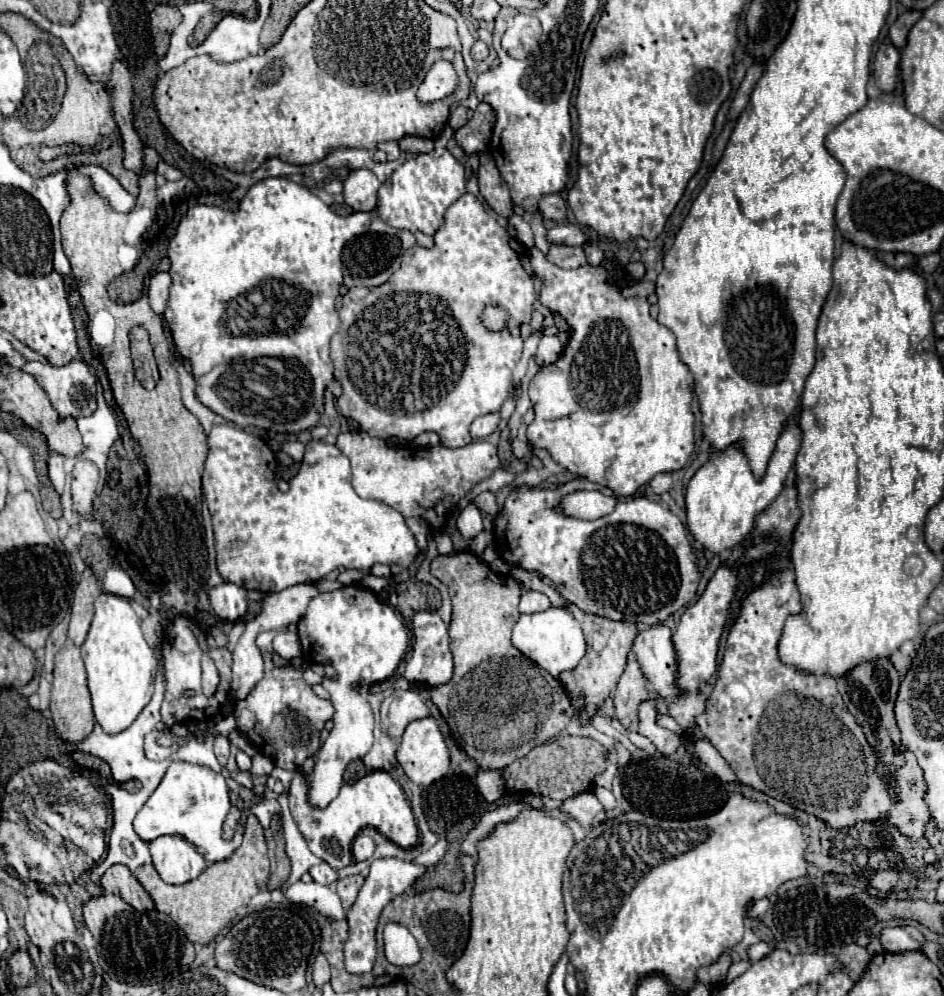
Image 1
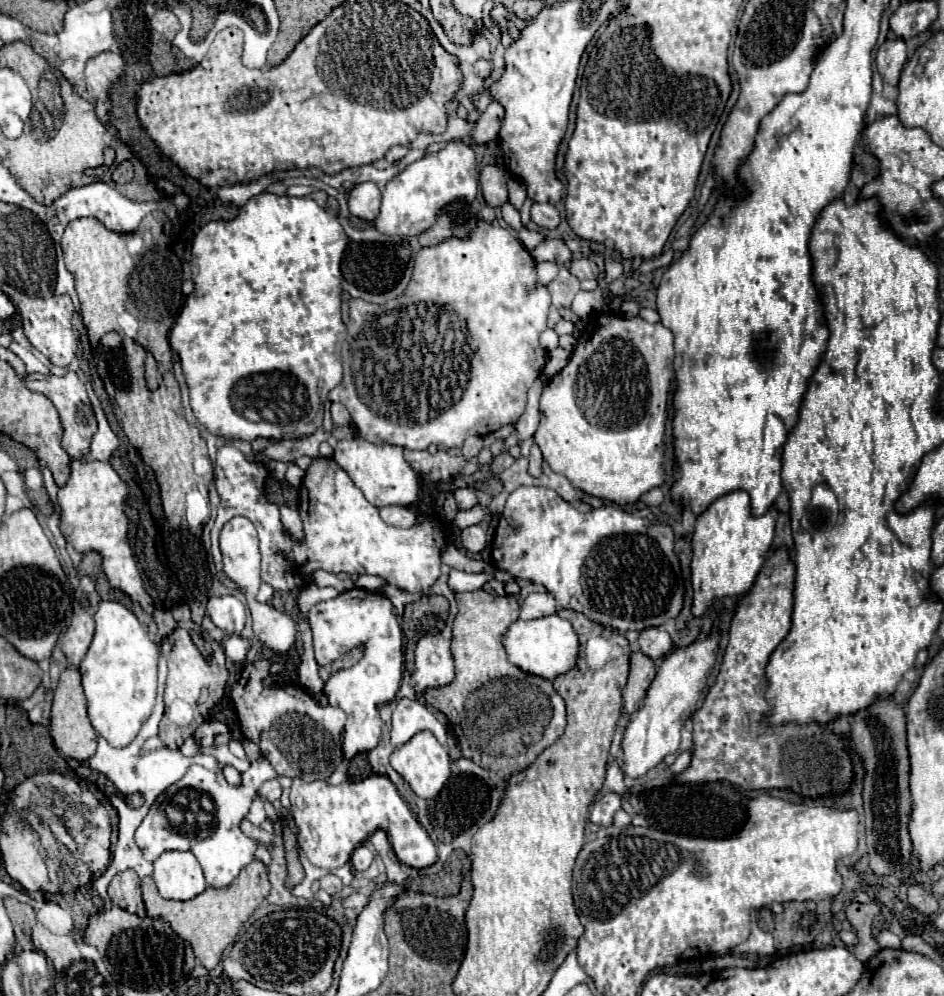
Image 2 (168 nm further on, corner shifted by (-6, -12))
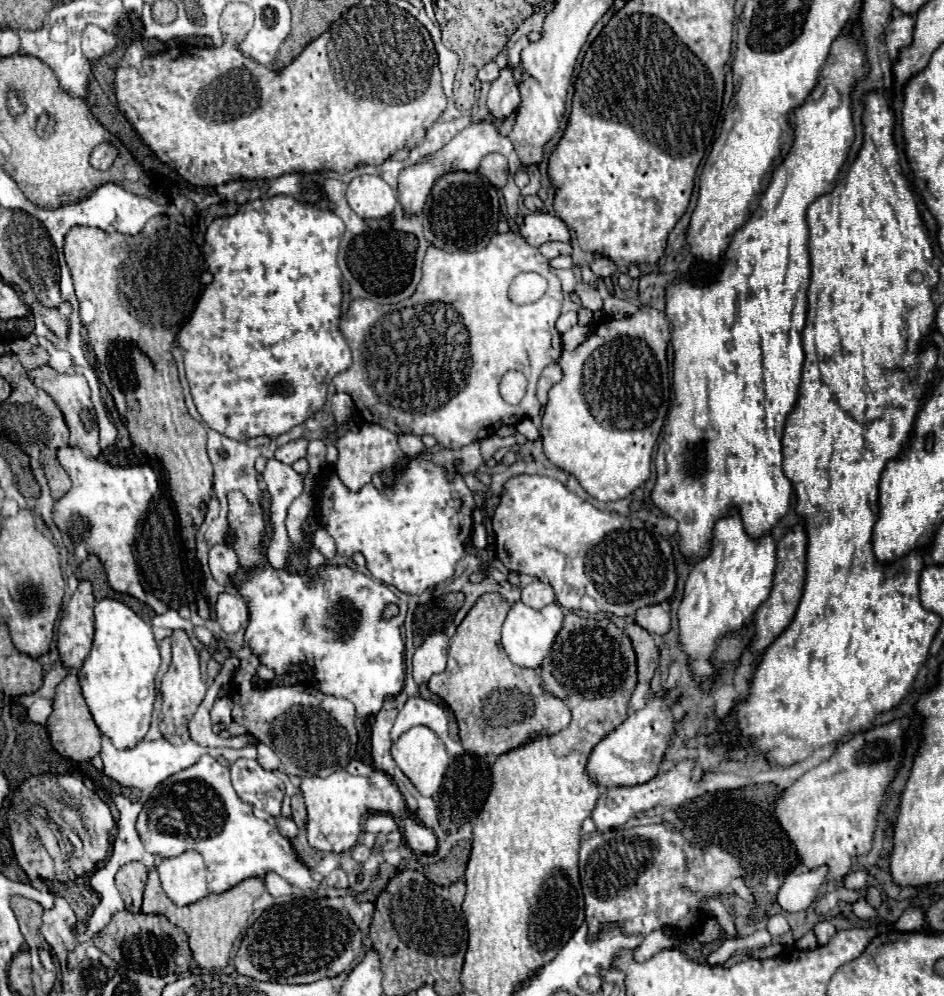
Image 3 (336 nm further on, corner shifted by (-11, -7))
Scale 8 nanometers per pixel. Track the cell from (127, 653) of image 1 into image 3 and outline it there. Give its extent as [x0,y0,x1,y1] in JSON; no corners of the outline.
[79,598,161,748]

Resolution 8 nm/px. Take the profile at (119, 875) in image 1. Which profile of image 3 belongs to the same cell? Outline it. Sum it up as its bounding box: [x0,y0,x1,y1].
[115,862,147,913]

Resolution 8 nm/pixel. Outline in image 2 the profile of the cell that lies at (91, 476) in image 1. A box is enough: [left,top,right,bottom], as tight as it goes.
[58,459,154,613]

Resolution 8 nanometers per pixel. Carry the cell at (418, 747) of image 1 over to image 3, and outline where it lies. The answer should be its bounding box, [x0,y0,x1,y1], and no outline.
[391,726,449,796]

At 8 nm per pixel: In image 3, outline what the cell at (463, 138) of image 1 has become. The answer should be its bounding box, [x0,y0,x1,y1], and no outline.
[487,70,519,120]

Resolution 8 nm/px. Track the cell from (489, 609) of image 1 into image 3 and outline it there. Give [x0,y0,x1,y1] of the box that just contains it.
[427,592,571,758]

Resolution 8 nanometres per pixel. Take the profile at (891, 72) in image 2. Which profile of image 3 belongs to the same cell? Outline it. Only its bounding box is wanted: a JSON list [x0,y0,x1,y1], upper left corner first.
[885,16,913,64]

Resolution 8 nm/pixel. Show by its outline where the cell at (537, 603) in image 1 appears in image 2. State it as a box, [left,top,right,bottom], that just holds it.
[520,593,556,619]

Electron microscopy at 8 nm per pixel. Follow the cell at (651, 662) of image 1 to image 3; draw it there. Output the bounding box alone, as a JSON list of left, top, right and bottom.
[635,604,671,636]

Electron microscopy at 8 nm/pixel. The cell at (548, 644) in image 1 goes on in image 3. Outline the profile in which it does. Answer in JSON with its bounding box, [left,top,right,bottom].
[501,602,565,668]

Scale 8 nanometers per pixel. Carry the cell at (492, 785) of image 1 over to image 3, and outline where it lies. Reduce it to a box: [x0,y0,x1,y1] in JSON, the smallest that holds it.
[391,696,463,756]

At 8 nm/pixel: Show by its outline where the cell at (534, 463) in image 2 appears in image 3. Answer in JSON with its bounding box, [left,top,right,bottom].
[515,418,541,440]

